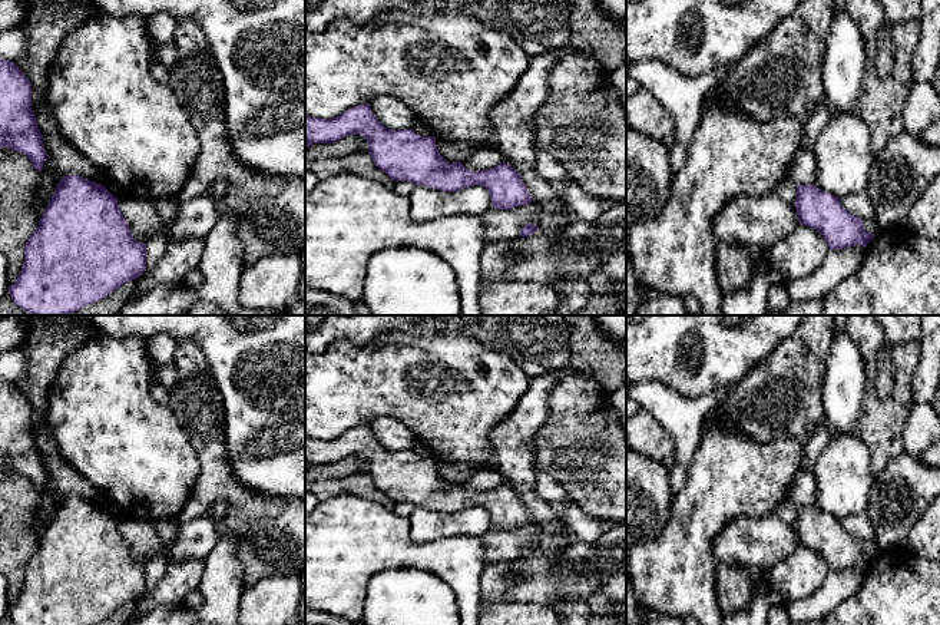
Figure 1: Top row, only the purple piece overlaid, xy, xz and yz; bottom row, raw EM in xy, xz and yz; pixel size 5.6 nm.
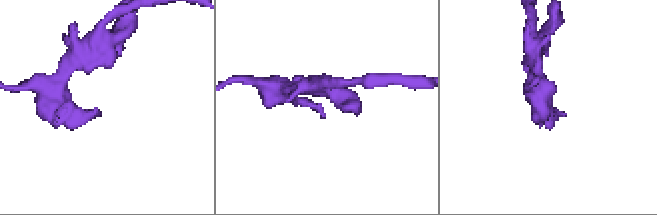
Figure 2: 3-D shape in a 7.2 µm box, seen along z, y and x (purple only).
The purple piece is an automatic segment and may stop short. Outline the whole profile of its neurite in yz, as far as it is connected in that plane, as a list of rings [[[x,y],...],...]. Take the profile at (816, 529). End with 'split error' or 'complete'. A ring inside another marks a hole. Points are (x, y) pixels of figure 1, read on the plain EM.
[[[814,505],[797,507],[795,529],[800,546],[818,552],[830,571],[867,568],[876,558],[865,552],[863,540],[844,530],[837,517]]] | complete

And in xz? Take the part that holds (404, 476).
[[[360,426],[348,430],[337,439],[311,439],[305,434],[305,469],[314,464],[334,464],[348,456],[360,456],[368,463],[368,474],[375,487],[385,493],[395,503],[407,502],[446,513],[454,513],[473,506],[484,507],[491,520],[491,528],[497,530],[512,530],[527,526],[533,520],[519,493],[506,483],[486,490],[471,493],[461,483],[450,486],[440,476],[434,457],[420,457],[413,450],[387,450],[373,434],[370,426]]] | complete

